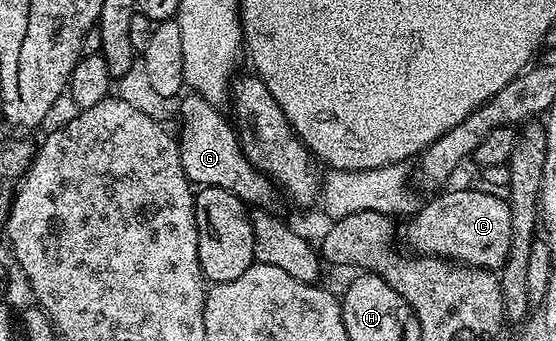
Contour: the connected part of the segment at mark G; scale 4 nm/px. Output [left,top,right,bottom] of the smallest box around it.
[177,95,276,207]

